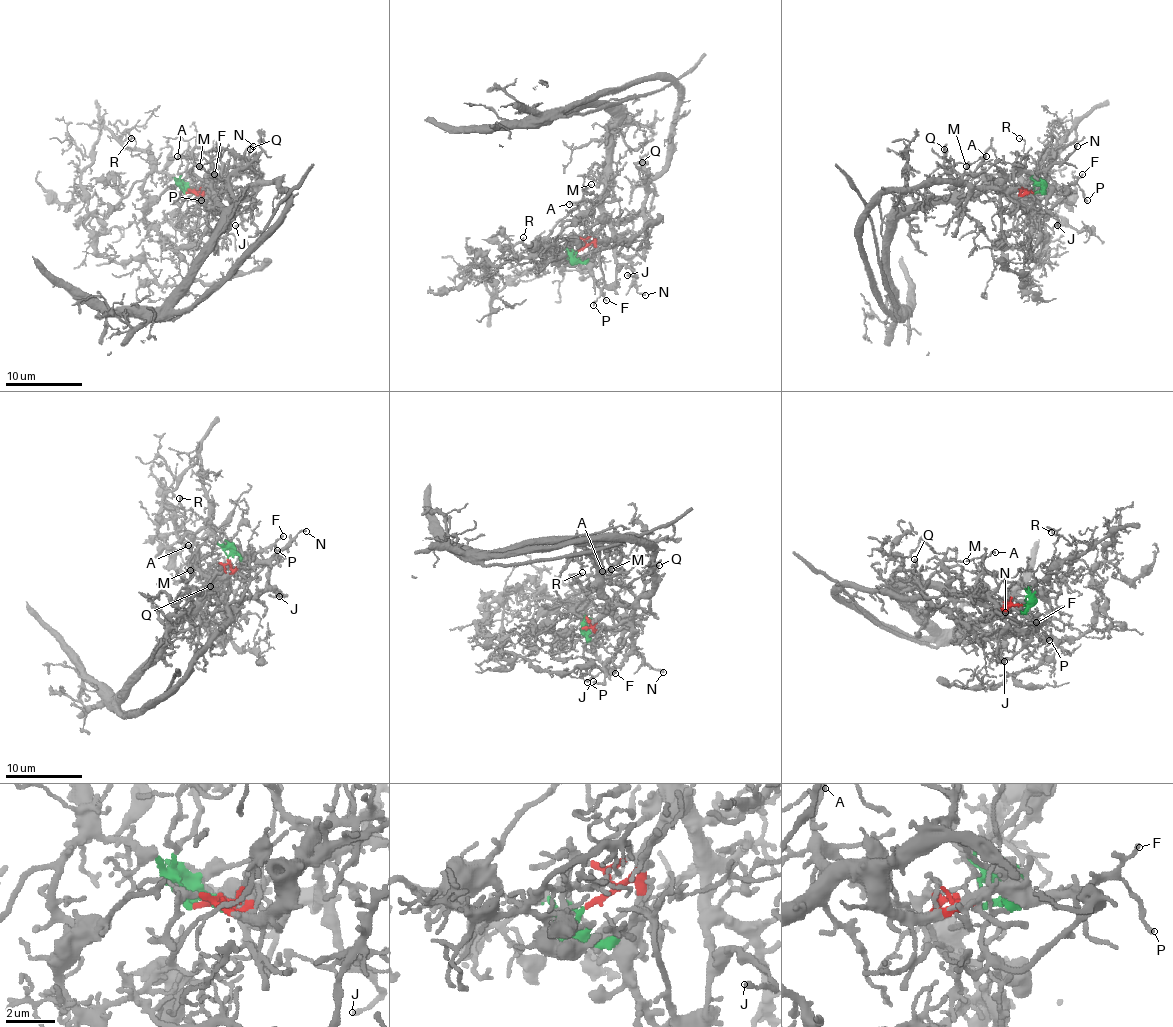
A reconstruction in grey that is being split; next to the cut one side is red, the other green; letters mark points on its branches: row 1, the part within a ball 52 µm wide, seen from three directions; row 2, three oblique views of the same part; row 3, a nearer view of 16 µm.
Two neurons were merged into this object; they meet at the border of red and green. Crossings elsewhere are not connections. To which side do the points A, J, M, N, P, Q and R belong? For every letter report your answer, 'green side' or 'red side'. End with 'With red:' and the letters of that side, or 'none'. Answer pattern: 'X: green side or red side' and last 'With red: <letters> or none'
A: red side
J: red side
M: red side
N: red side
P: red side
Q: red side
R: green side
With red: A, J, M, N, P, Q

